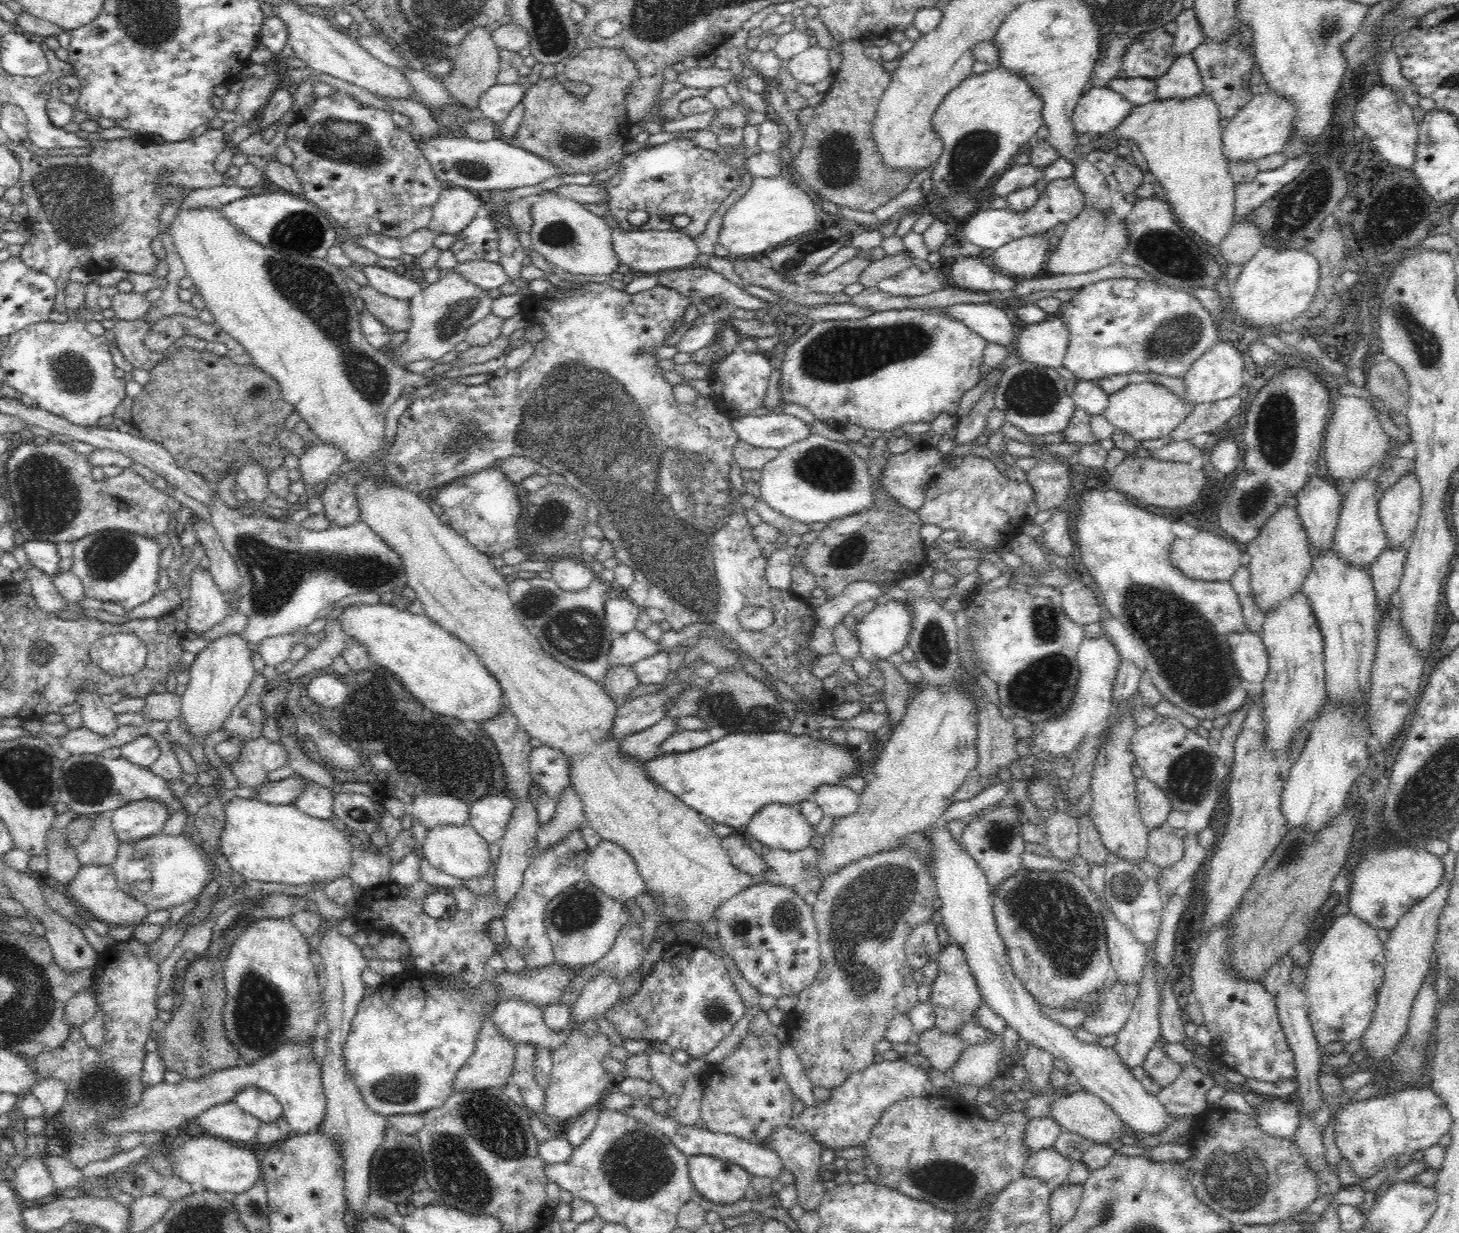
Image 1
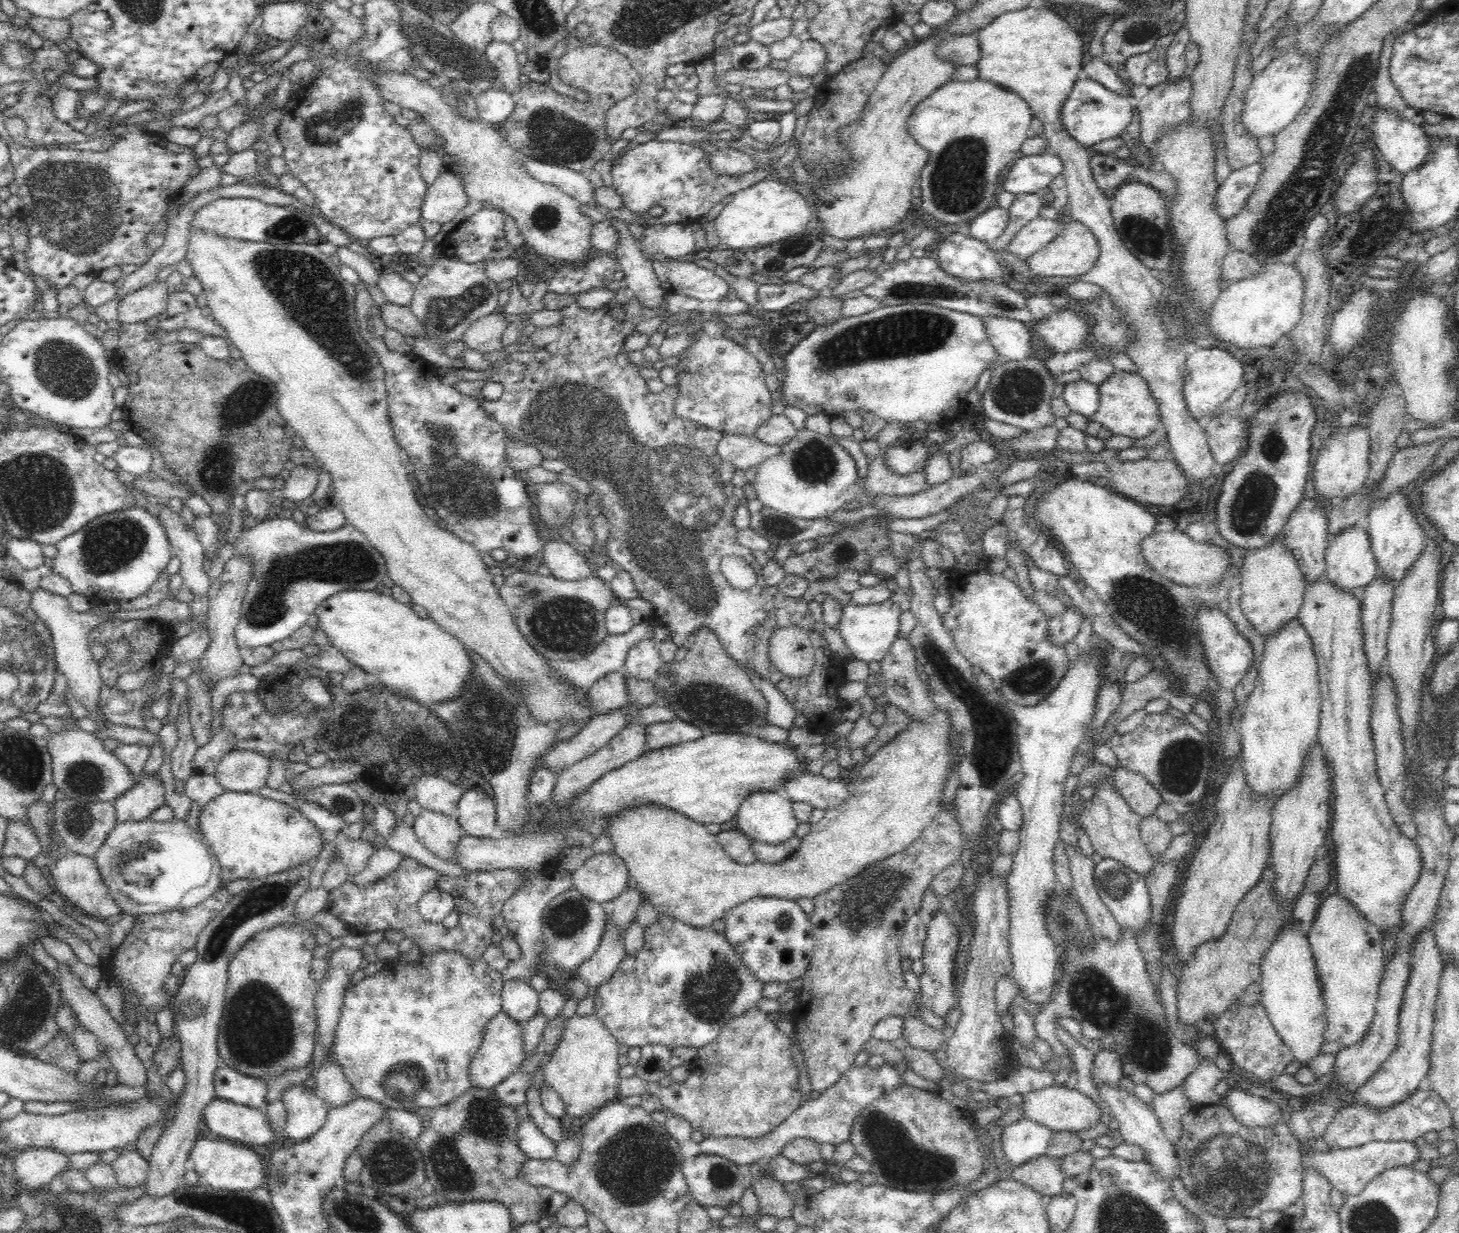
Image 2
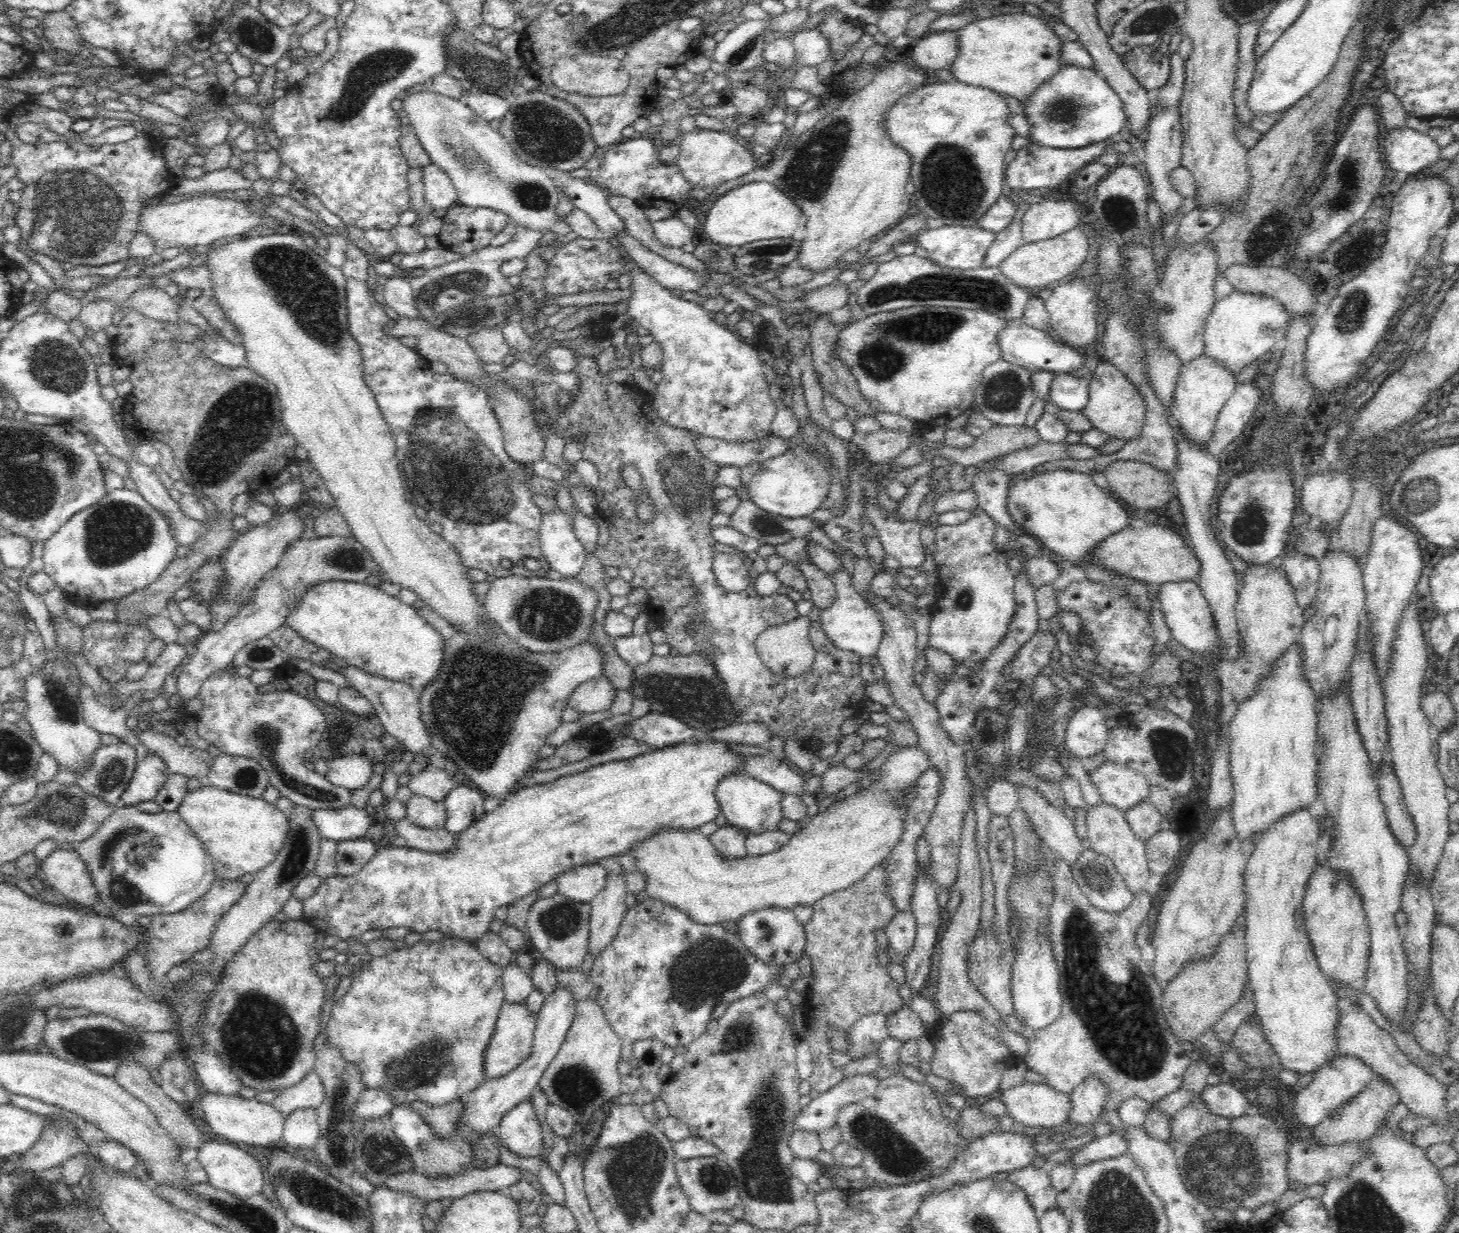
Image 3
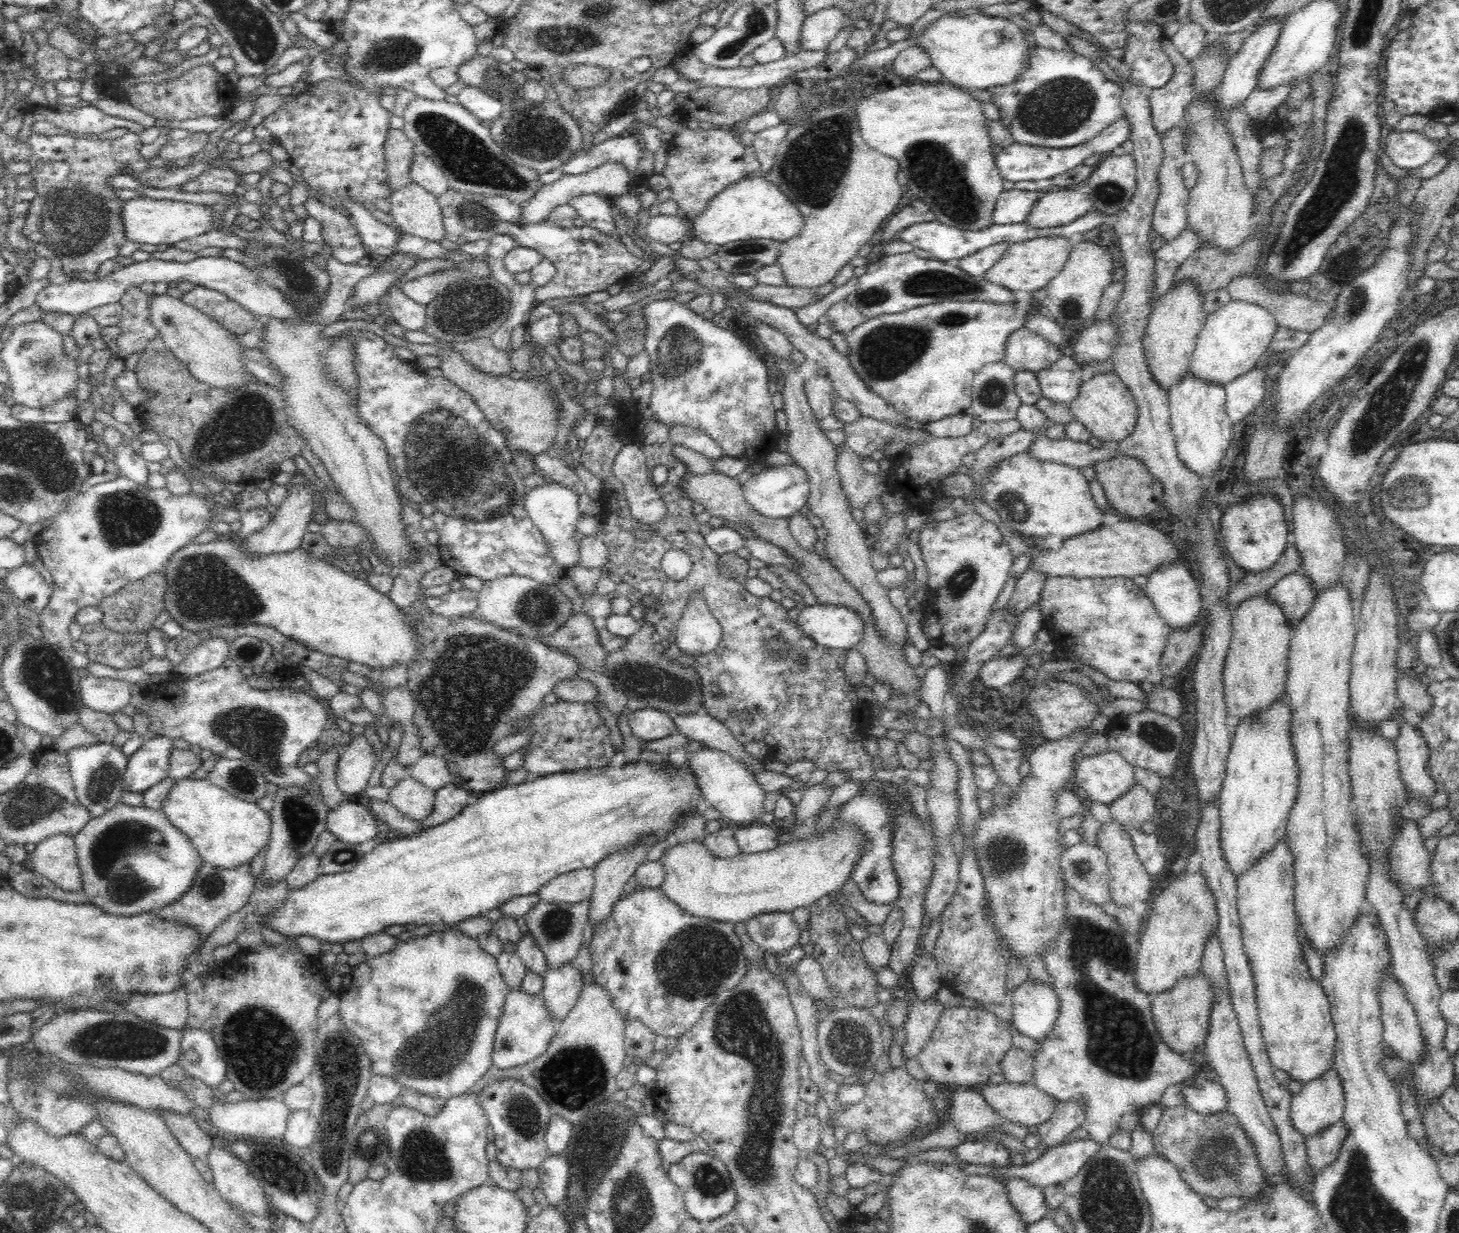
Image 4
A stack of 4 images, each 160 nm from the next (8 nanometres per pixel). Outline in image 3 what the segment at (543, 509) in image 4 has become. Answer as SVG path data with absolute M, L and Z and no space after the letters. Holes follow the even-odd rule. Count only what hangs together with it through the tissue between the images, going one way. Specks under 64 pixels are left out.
M562 510L543 514L540 525L542 559L564 579L576 579L582 570L587 550L576 539L572 523Z

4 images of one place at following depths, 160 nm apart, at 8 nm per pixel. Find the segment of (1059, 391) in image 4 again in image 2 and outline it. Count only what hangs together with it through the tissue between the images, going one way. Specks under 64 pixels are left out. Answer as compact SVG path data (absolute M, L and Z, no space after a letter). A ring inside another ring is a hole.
M1084 379L1067 384L1065 387L1064 400L1071 412L1092 417L1099 407L1100 388Z

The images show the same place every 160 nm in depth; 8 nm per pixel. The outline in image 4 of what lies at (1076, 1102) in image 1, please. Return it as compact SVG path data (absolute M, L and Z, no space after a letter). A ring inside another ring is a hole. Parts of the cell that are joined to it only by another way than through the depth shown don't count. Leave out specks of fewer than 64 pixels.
M1033 1083L986 1084L978 1092L1004 1121L1028 1128L1040 1127L1051 1120L1058 1102Z

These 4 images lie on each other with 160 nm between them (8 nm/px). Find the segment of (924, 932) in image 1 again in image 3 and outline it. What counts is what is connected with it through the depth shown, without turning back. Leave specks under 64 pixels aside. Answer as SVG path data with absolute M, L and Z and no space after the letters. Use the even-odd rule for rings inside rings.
M899 911L887 924L885 932L890 940L889 952L905 957L914 946L917 922L913 913Z

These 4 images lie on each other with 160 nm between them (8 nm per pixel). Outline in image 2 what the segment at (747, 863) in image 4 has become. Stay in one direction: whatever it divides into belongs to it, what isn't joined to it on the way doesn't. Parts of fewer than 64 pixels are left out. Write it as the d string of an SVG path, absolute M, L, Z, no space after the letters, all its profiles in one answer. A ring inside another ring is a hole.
M937 705L930 715L924 721L910 717L905 730L864 760L857 779L849 785L848 798L838 808L827 810L824 818L811 826L811 831L802 839L801 847L784 864L756 861L750 865L738 865L717 841L717 836L706 831L704 824L657 802L640 802L614 814L608 812L608 816L604 816L604 833L615 853L626 862L637 889L647 896L648 902L659 914L696 928L709 928L712 922L724 918L724 914L736 904L756 896L782 896L796 901L804 896L814 898L820 892L856 876L876 861L908 848L942 812L945 784L952 773L958 776L960 760L955 758L959 754L952 737L955 733L952 717L945 708Z

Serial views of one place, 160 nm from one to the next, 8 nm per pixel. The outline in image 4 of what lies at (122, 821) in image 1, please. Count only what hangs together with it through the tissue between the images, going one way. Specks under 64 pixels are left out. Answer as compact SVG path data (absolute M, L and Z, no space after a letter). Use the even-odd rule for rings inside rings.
M169 737L145 740L140 749L129 757L124 773L124 790L143 794L169 777L168 766L172 742Z

